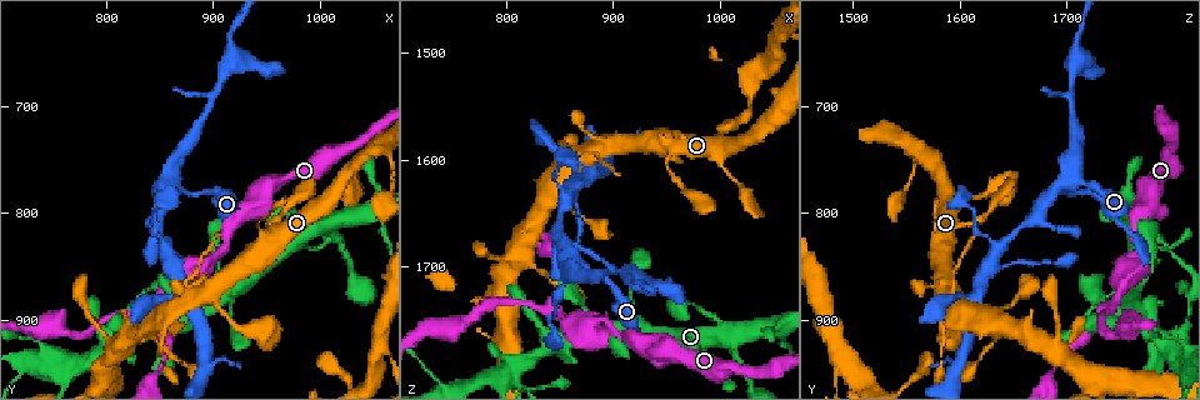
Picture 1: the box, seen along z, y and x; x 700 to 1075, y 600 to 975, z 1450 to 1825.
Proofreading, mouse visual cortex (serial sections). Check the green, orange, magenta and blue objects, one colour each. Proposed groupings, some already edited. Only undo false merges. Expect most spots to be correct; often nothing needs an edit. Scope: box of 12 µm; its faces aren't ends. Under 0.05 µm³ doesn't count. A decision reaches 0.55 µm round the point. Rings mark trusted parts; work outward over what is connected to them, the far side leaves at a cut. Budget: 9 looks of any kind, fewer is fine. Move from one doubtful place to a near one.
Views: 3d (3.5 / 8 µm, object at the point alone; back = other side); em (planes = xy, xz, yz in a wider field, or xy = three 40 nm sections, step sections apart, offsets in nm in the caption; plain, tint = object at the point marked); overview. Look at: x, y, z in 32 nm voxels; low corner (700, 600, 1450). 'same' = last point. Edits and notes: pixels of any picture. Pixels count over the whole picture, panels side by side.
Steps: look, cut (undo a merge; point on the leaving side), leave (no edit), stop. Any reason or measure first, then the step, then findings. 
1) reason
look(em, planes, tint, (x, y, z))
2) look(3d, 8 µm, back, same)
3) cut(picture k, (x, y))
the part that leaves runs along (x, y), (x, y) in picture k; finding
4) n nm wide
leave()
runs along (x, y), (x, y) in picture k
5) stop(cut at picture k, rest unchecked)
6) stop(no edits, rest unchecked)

four or more arms meet
look(3d, 8 µm, (1008, 816, 1772))

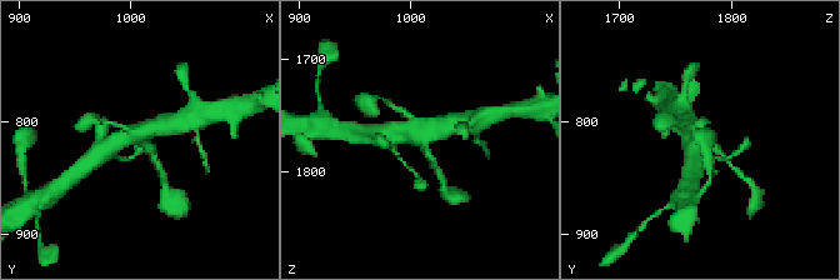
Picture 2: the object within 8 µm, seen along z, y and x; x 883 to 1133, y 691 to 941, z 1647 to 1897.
zoom in
look(3d, 3.5 µm, (1008, 814, 1772))

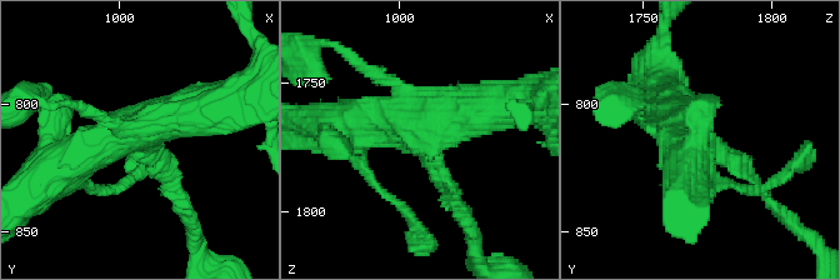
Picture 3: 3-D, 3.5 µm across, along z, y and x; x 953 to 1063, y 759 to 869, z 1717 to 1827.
4 arms; arms of 150, 200, 500, 500 nm; need the tissue
look(em, xy, step 2, tint, (1008, 813, 1772))

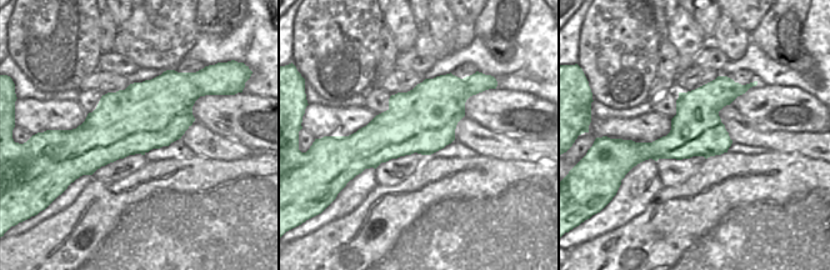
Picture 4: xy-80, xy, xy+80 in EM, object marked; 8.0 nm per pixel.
leave()
one cell here

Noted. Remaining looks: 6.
calibre changes
look(3d, 8 µm, (954, 772, 1780))

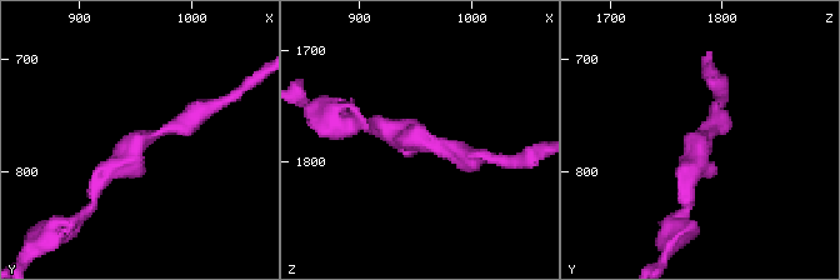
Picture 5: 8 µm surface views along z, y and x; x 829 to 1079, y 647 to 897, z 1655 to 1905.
closer look
look(3d, 3.5 µm, (958, 770, 1782))

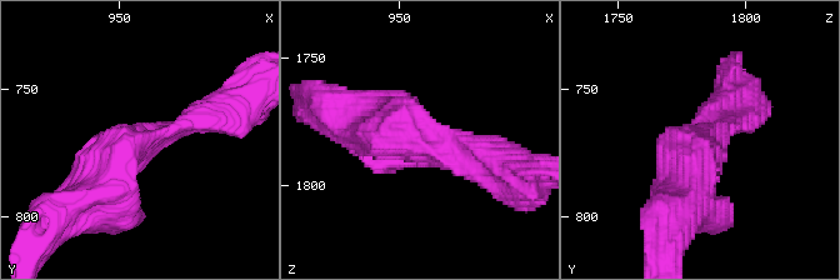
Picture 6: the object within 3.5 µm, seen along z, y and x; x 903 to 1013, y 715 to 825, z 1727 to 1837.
look(em, planes, tint, (957, 772, 1782))

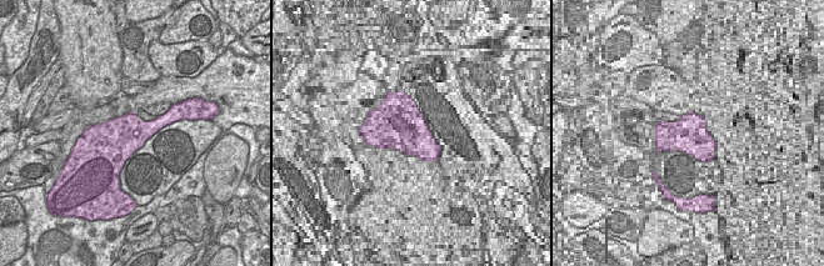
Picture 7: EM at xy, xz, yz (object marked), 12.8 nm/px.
leave()
runs along (206, 118), (123, 148), (80, 205) in picture 6; all the same cell

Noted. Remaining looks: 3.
sudden change in width
look(em, xy, step 5, tint, (842, 890, 1742))

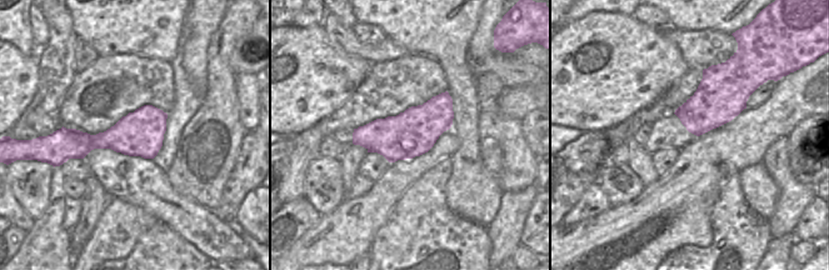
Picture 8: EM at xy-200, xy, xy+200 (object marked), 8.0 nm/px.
see where the arms go
look(3d, 3.5 µm, same)

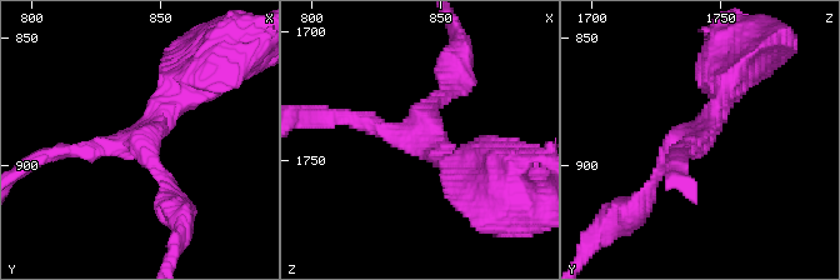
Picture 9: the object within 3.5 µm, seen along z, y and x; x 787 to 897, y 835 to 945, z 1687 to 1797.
380 nm wide
leave()
runs along (200, 79), (143, 140), (63, 151) in picture 9; continuous, no second cell

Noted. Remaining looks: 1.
stop(no edits, rest unchecked)

